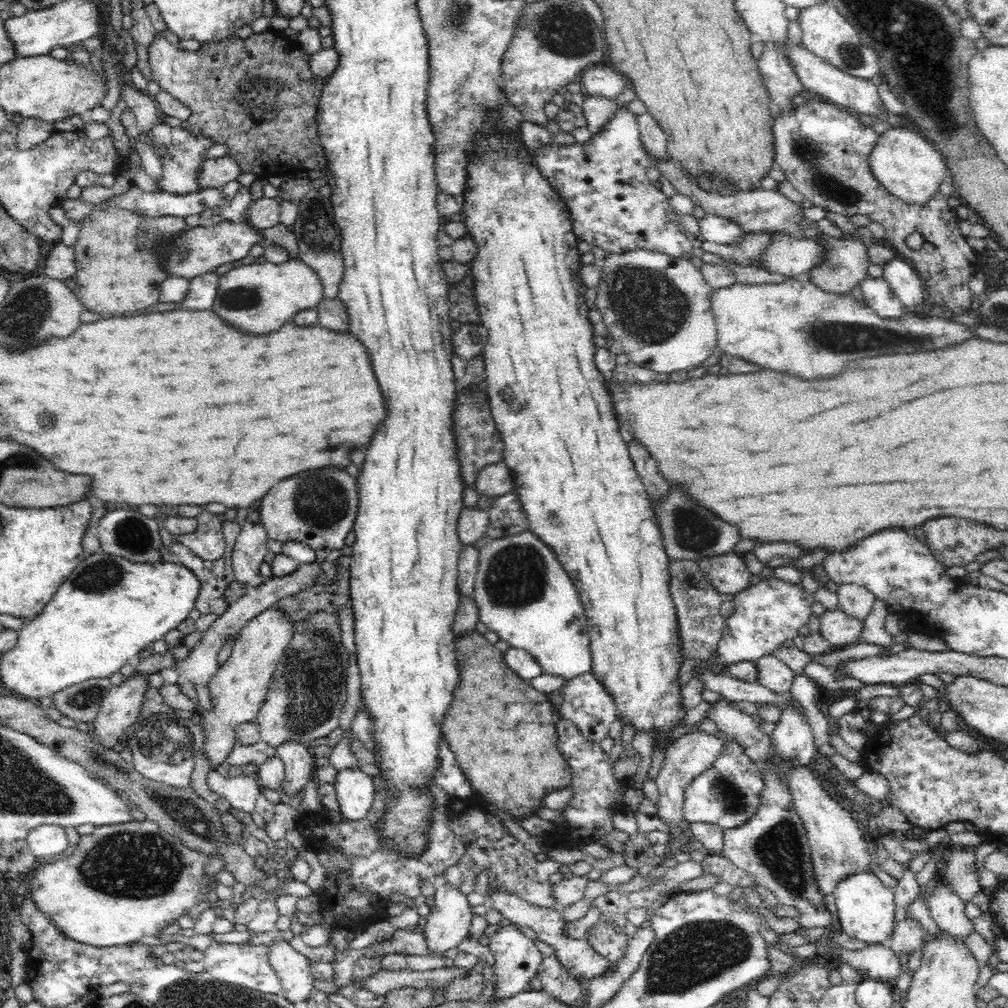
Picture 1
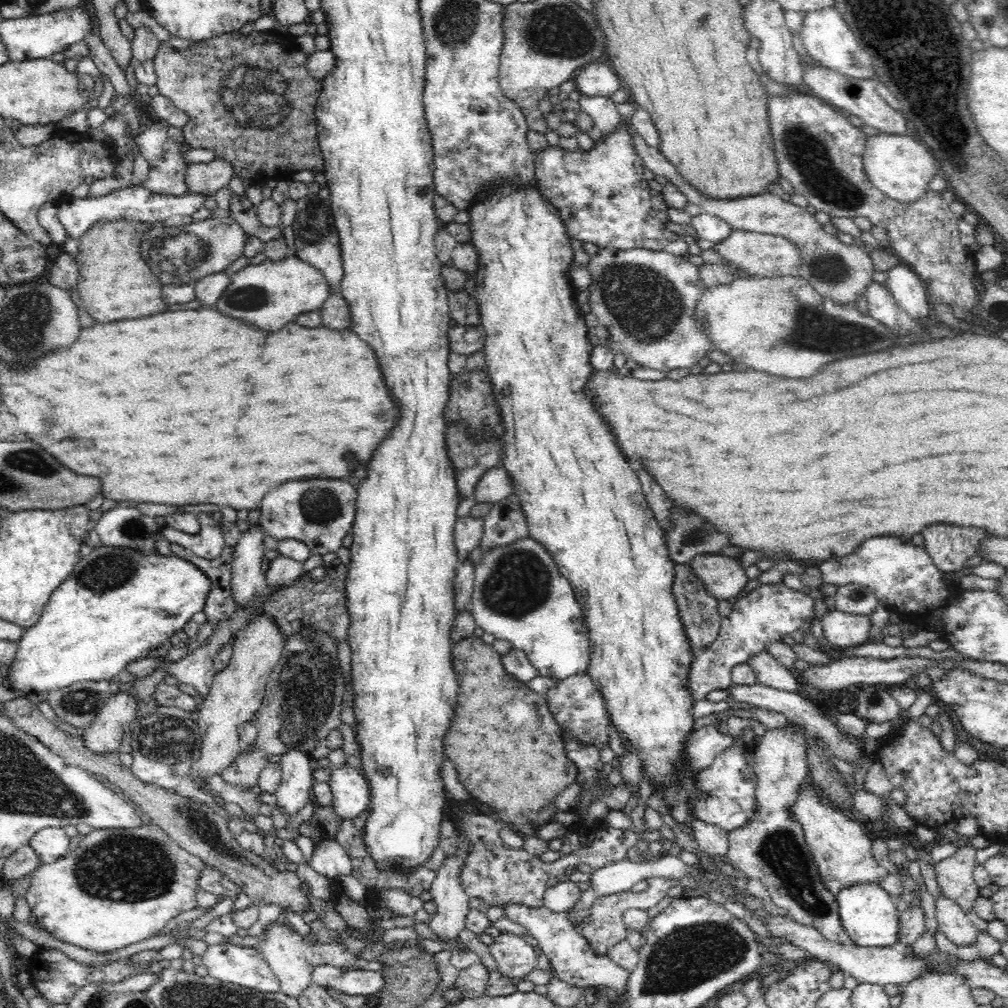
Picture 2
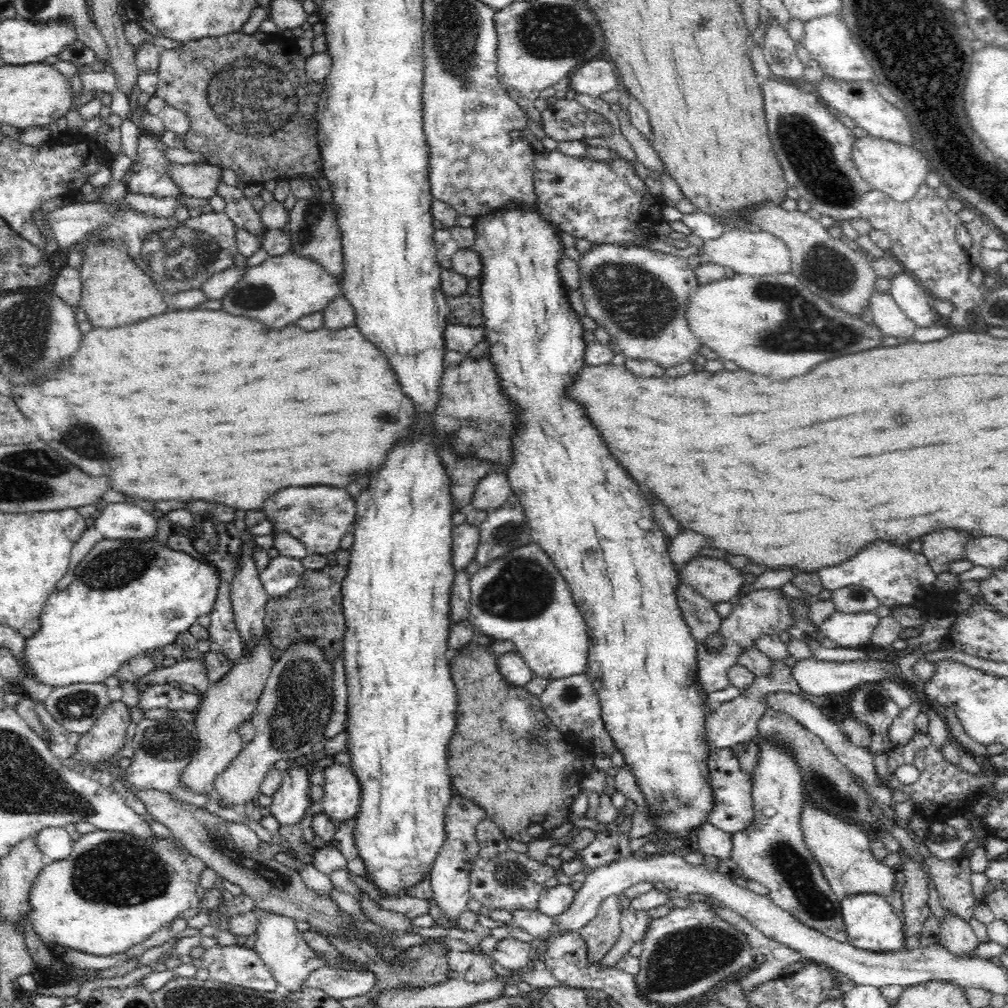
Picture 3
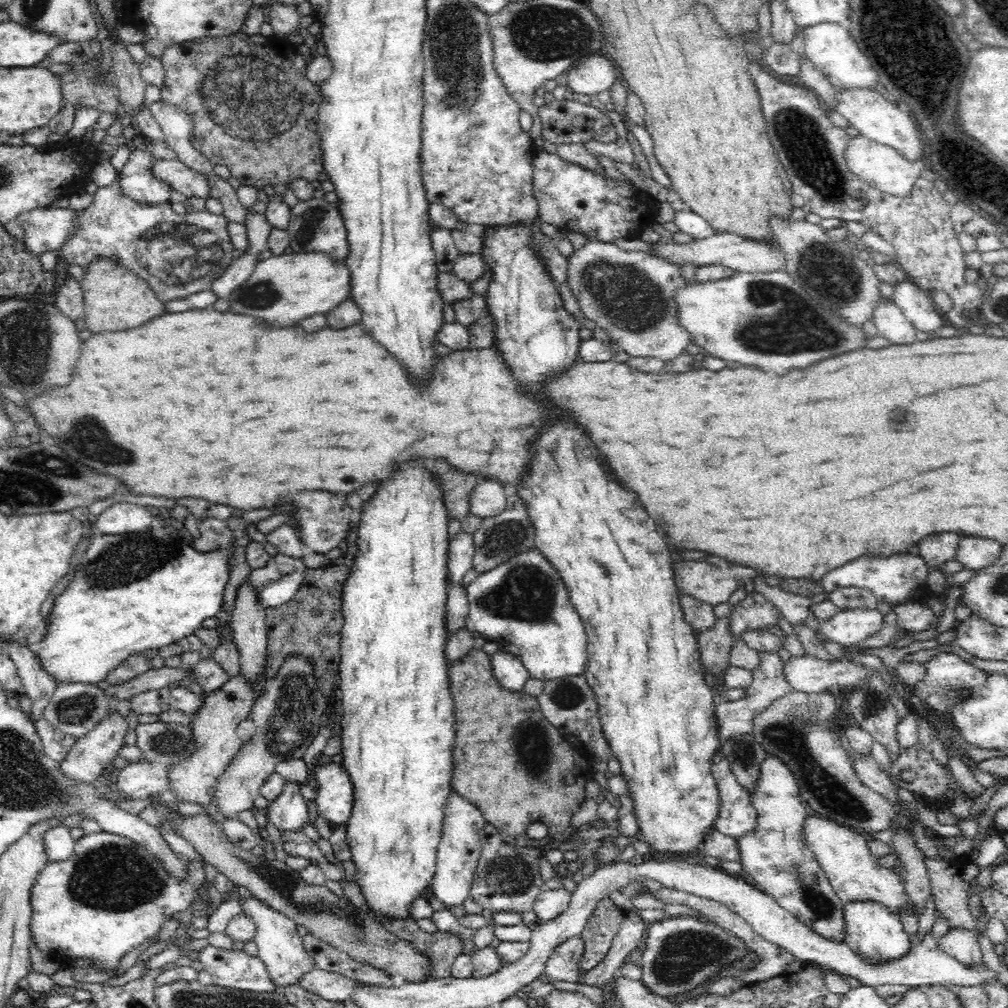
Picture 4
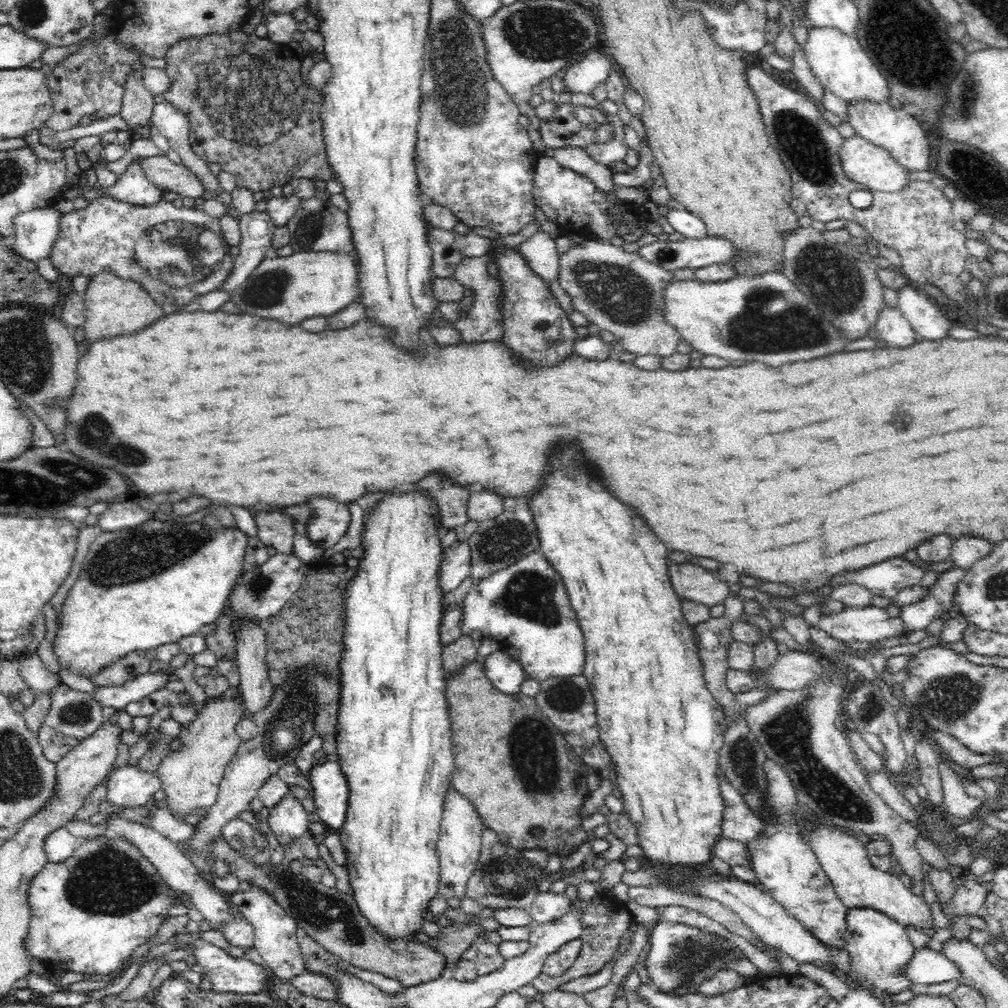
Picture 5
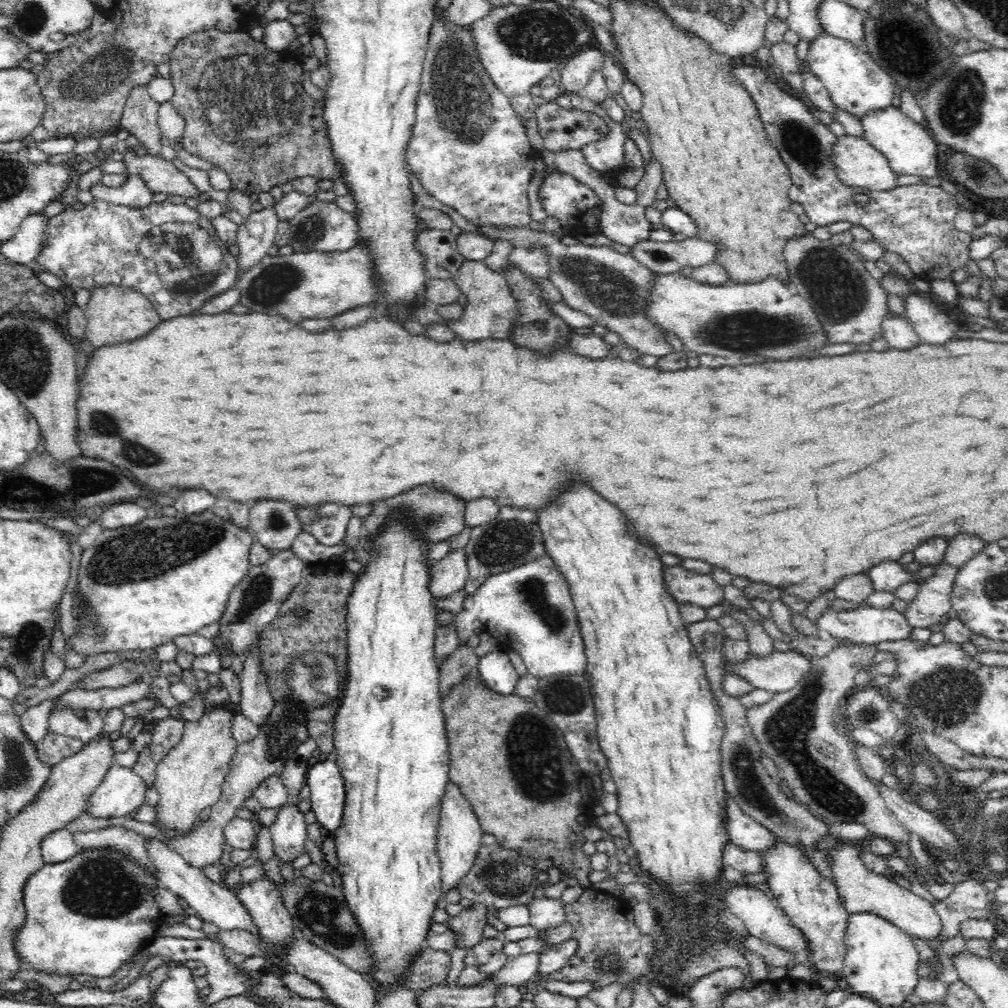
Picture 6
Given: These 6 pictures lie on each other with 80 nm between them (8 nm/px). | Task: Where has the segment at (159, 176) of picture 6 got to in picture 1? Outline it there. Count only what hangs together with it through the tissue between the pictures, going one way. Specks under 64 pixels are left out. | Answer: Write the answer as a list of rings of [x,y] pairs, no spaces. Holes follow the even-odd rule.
[[[228,155],[205,159],[198,172],[198,188],[222,188],[231,180],[236,180],[240,172],[240,165],[234,157]]]

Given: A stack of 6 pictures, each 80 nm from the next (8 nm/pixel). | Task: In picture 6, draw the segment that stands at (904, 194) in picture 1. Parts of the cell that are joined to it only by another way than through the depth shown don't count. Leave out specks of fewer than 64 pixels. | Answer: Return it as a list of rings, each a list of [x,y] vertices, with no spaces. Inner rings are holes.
[[[847,134],[837,138],[832,150],[832,165],[838,175],[838,180],[847,186],[855,188],[866,188],[867,192],[893,190],[898,180],[898,173],[890,167],[882,152],[878,152],[864,137],[857,137],[854,134]]]

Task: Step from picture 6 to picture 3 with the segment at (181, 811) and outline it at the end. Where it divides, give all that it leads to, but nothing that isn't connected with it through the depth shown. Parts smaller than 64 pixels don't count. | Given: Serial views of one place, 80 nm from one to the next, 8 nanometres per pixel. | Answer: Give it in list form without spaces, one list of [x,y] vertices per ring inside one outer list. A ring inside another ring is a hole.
[[[268,630],[251,648],[251,652],[250,656],[242,654],[236,664],[231,666],[230,672],[226,672],[201,696],[198,710],[194,712],[196,732],[199,737],[198,748],[190,764],[182,770],[180,781],[184,787],[188,787],[196,794],[209,793],[218,776],[231,765],[246,744],[237,728],[241,722],[251,720],[258,698],[276,662],[272,653],[272,643],[268,639]]]

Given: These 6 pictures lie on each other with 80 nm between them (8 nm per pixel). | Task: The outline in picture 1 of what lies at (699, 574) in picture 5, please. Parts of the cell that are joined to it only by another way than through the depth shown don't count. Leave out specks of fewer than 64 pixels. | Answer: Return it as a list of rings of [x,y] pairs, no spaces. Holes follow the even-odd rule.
[[[722,554],[696,560],[696,563],[708,575],[716,591],[731,597],[750,584],[752,573],[744,558],[745,554]]]

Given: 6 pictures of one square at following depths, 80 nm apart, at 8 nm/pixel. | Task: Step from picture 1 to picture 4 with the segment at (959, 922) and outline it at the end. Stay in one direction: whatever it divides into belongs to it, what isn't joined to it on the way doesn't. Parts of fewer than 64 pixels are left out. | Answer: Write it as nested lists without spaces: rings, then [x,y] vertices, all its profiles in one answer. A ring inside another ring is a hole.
[[[951,928],[948,934],[938,940],[939,948],[951,958],[967,966],[984,966],[981,950],[975,932],[966,928]]]

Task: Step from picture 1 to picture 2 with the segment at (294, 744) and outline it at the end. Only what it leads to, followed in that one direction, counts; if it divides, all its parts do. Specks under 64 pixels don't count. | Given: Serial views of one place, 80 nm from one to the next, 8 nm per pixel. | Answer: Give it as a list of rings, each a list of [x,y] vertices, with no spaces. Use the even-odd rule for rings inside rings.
[[[298,749],[289,750],[280,756],[281,783],[275,790],[278,807],[284,815],[294,818],[308,799],[314,786],[314,760],[309,753]]]

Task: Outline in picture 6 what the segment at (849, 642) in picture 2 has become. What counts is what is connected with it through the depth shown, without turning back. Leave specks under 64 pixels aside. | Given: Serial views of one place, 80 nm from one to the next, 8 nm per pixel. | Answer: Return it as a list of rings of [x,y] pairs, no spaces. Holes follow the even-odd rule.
[[[868,604],[850,606],[846,610],[834,610],[828,607],[816,620],[816,626],[824,636],[829,635],[840,641],[848,640],[858,644],[871,645],[877,645],[884,641],[896,642],[908,639],[913,629],[902,613],[895,611],[891,607],[882,609]]]

